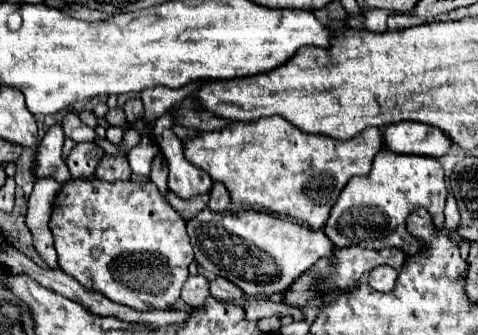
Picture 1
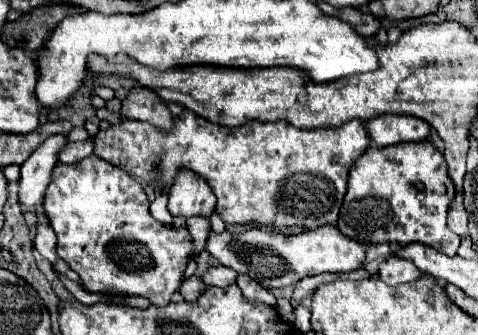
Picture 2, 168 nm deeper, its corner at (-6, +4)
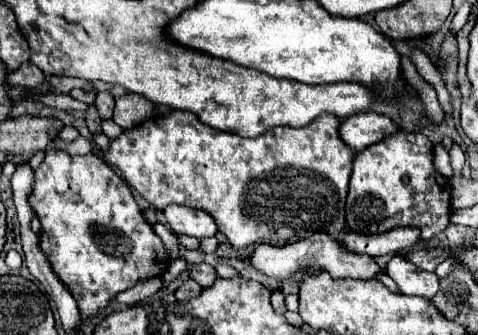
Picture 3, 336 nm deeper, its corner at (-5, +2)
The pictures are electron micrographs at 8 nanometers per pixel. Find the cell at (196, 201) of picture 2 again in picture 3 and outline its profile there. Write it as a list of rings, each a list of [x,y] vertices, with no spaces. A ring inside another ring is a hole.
[[[174,204],[174,206],[166,206],[164,216],[166,216],[174,234],[208,238],[208,236],[214,236],[218,232],[216,222],[210,218],[210,214],[206,214],[202,210]]]

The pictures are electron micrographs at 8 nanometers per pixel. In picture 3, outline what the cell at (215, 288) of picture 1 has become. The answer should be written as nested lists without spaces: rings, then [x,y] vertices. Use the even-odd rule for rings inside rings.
[[[188,264],[188,274],[190,274],[190,278],[196,280],[202,288],[210,286],[210,284],[218,278],[214,266],[210,266],[210,264]]]

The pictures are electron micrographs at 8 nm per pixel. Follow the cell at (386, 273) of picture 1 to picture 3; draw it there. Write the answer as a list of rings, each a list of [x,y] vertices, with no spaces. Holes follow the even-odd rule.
[[[394,256],[386,264],[386,274],[398,284],[400,292],[406,296],[432,298],[438,292],[438,276],[434,272],[420,270],[402,256]]]

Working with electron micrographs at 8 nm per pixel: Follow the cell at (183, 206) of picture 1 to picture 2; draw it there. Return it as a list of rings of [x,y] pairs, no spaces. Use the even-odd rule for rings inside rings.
[[[191,216],[187,220],[187,228],[191,230],[193,234],[193,240],[195,240],[195,254],[199,254],[201,250],[205,250],[205,240],[207,240],[207,234],[211,230],[209,226],[209,220],[205,216]]]

